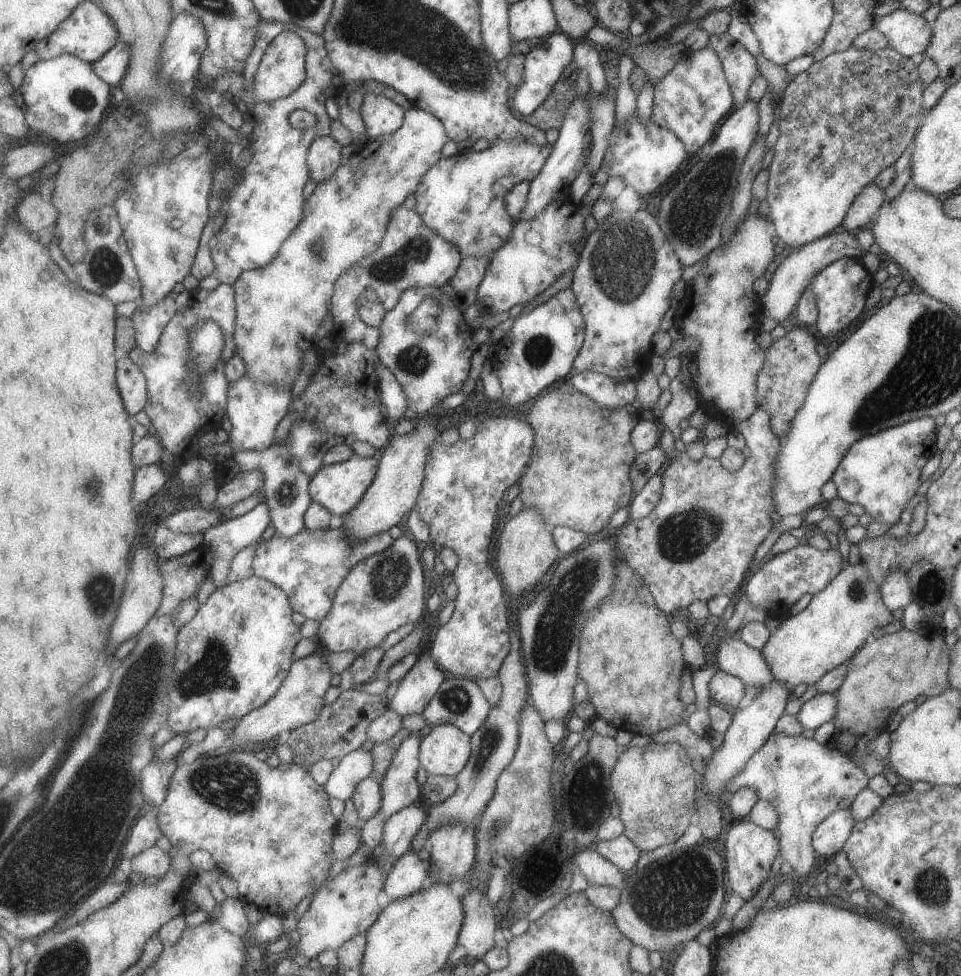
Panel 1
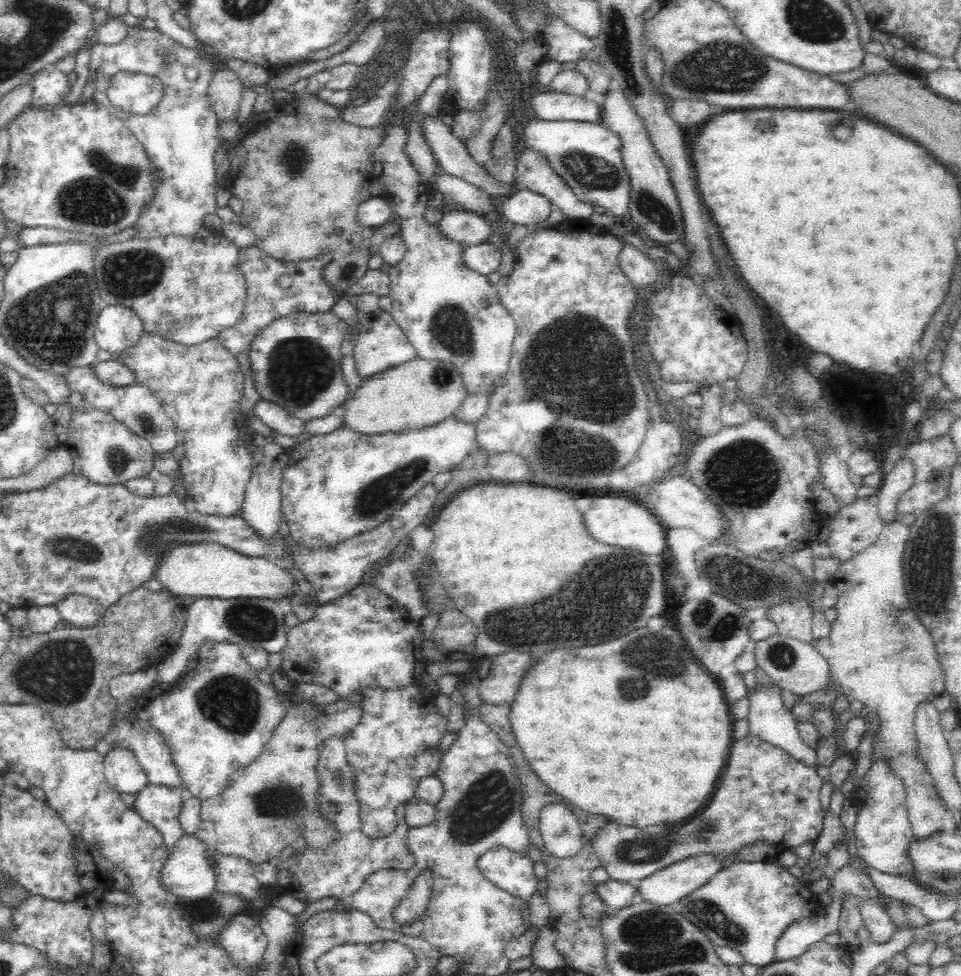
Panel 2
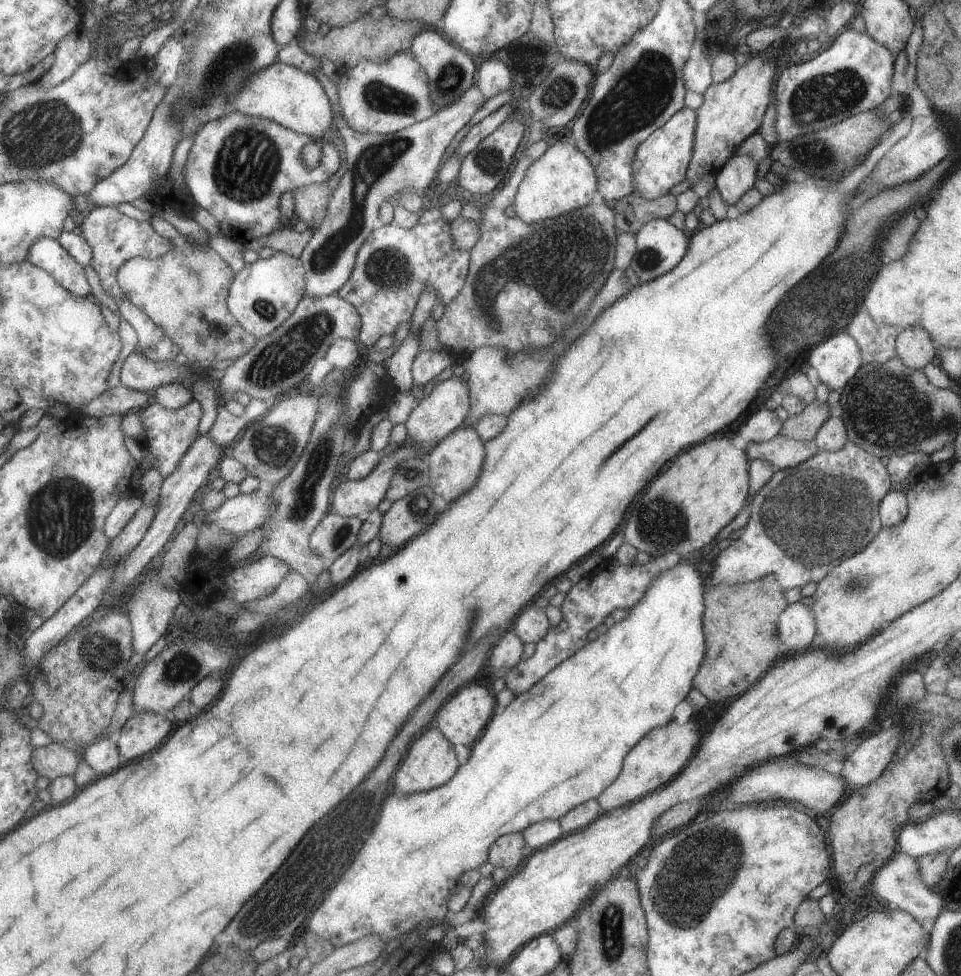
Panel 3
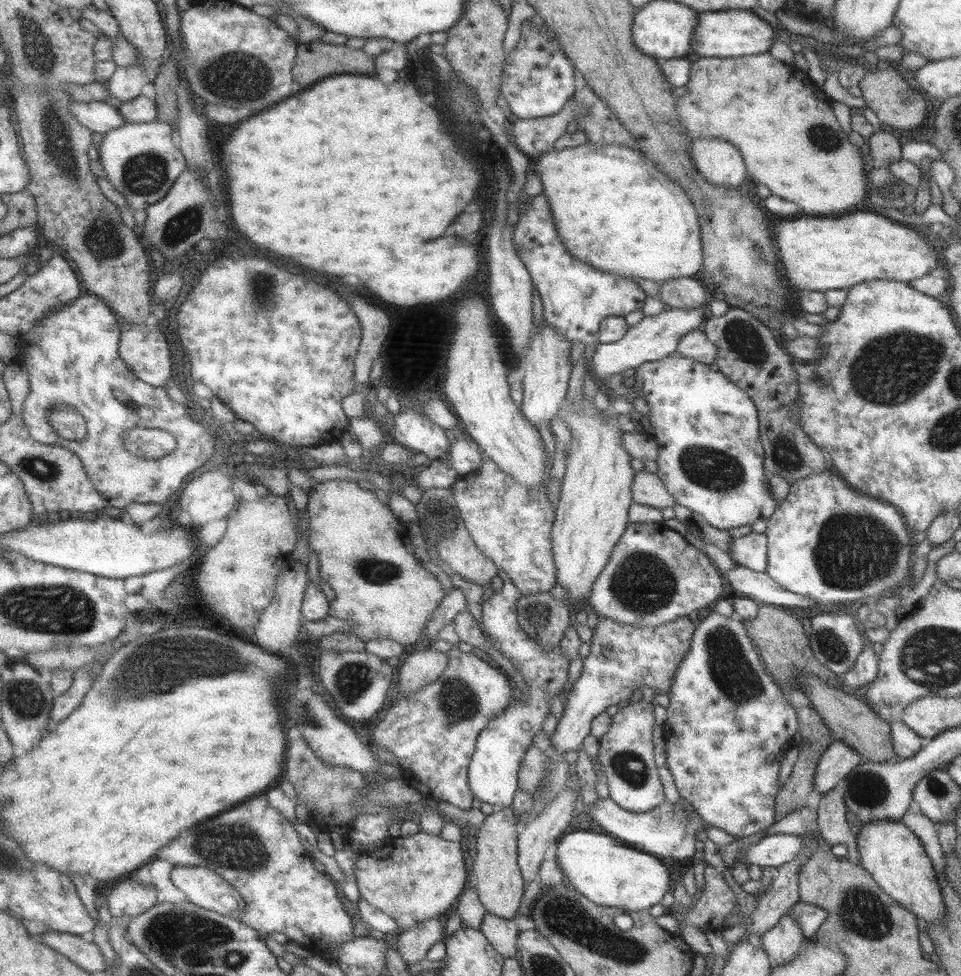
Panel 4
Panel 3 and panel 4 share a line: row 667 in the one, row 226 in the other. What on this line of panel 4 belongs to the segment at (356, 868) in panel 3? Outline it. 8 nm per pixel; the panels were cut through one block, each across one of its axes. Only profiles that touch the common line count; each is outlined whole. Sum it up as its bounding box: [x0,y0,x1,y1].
[529,143,702,286]

